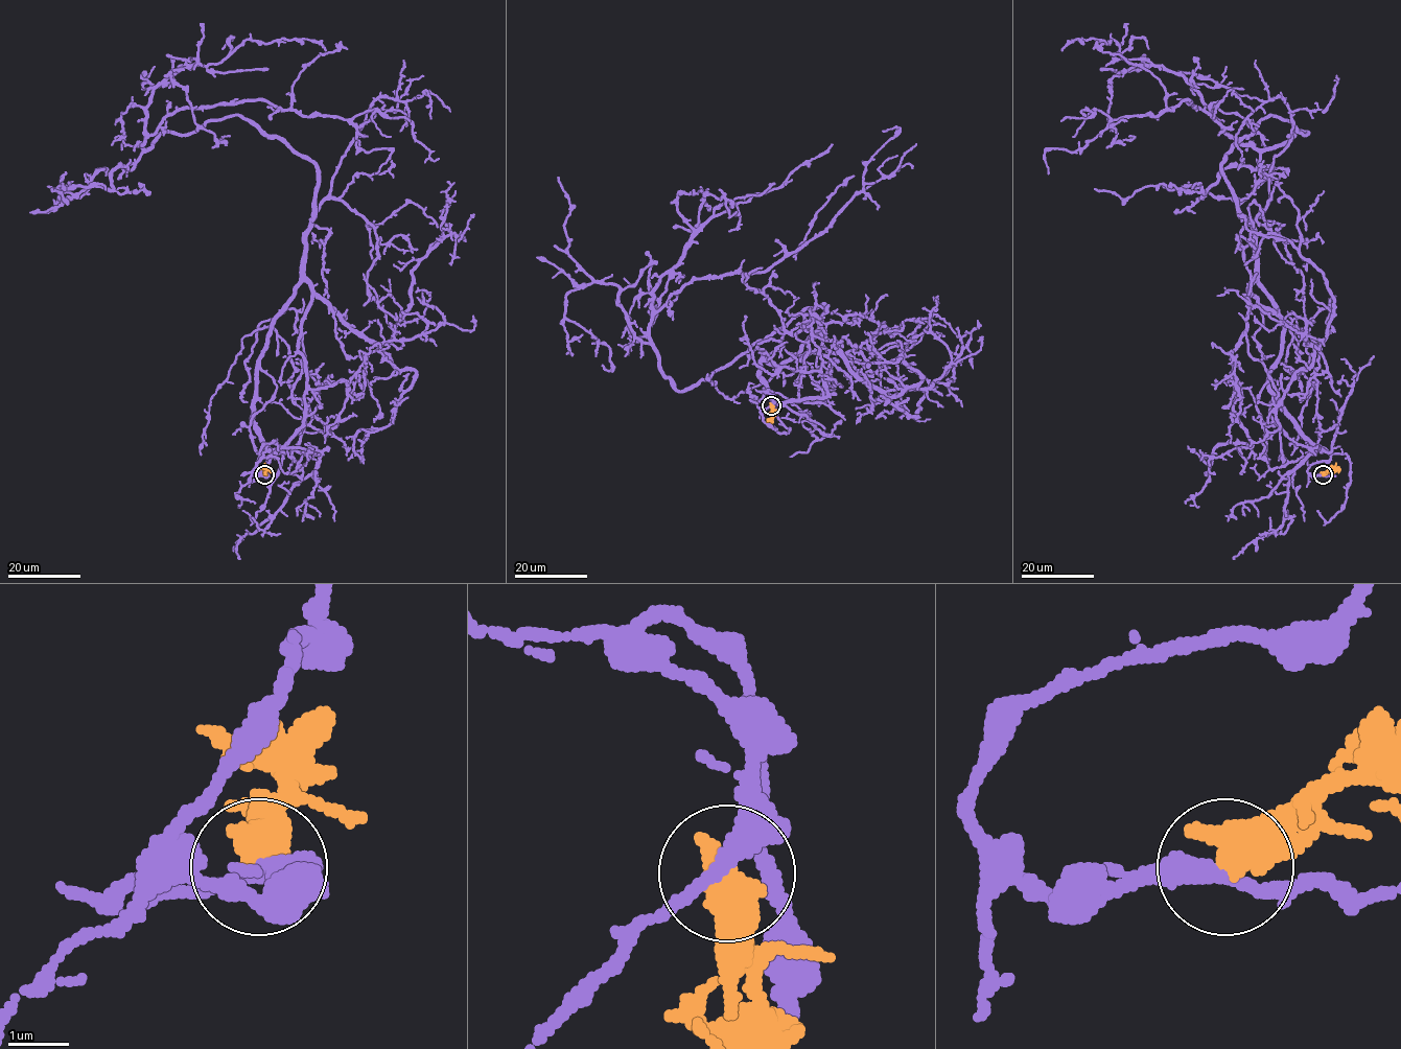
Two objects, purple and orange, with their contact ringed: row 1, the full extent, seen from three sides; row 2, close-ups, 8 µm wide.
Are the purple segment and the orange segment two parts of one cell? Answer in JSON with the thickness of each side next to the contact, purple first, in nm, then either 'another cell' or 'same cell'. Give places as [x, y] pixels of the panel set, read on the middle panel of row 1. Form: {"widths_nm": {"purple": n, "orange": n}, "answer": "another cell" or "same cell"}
{"widths_nm": {"purple": 340, "orange": 650}, "answer": "another cell"}

